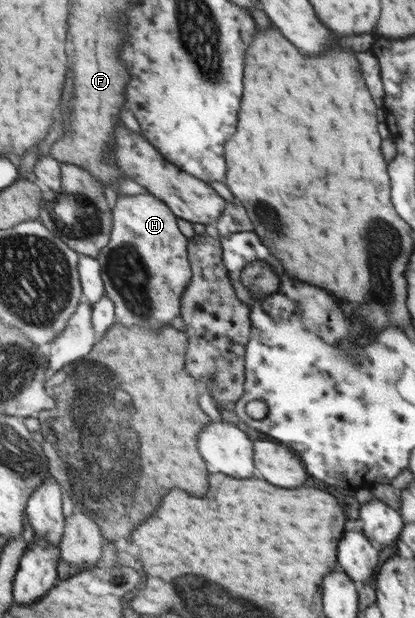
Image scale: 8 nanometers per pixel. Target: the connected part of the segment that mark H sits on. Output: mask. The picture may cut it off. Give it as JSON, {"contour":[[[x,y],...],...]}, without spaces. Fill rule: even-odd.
{"contour":[[[148,192],[136,195],[120,195],[112,202],[112,234],[107,247],[104,247],[99,255],[99,260],[102,266],[102,278],[104,279],[106,294],[112,299],[114,304],[114,313],[116,323],[124,324],[125,326],[144,326],[150,329],[158,329],[162,325],[166,325],[170,319],[174,319],[178,315],[178,299],[182,295],[182,291],[188,284],[190,279],[190,266],[186,261],[186,237],[176,229],[176,216],[163,200],[156,199],[155,196]]]}

